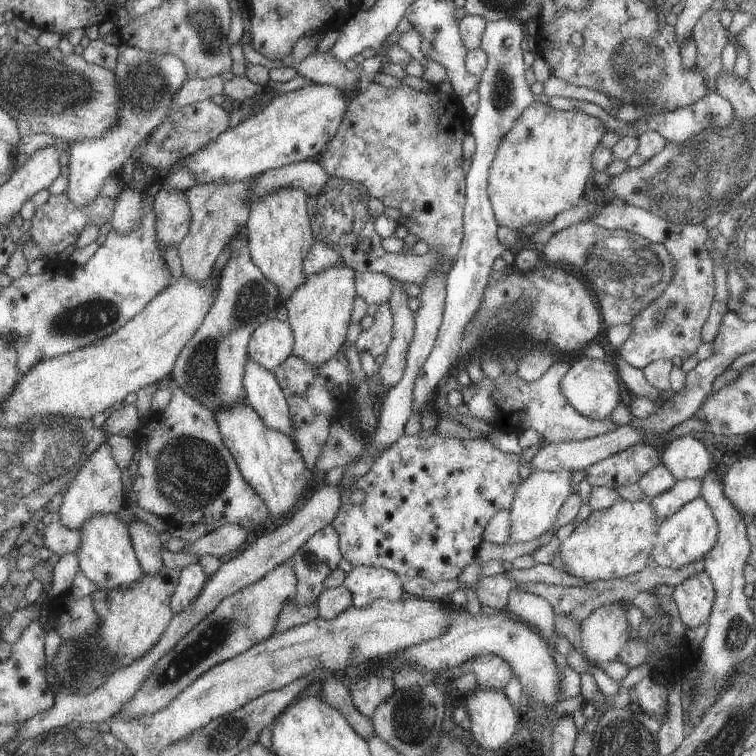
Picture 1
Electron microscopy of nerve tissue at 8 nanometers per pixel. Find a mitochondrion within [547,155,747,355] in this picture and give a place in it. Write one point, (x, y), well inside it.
(630, 272)

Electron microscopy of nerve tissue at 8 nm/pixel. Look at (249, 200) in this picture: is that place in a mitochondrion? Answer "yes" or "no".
no

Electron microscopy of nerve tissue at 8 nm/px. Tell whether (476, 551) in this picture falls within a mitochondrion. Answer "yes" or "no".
no

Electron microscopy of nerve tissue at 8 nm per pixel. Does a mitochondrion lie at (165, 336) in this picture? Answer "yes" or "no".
no

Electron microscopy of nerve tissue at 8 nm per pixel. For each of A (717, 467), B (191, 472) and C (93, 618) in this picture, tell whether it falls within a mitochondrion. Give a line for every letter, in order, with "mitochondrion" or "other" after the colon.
A: other
B: mitochondrion
C: mitochondrion

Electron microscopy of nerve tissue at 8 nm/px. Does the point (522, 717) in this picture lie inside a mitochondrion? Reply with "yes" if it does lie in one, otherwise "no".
no

